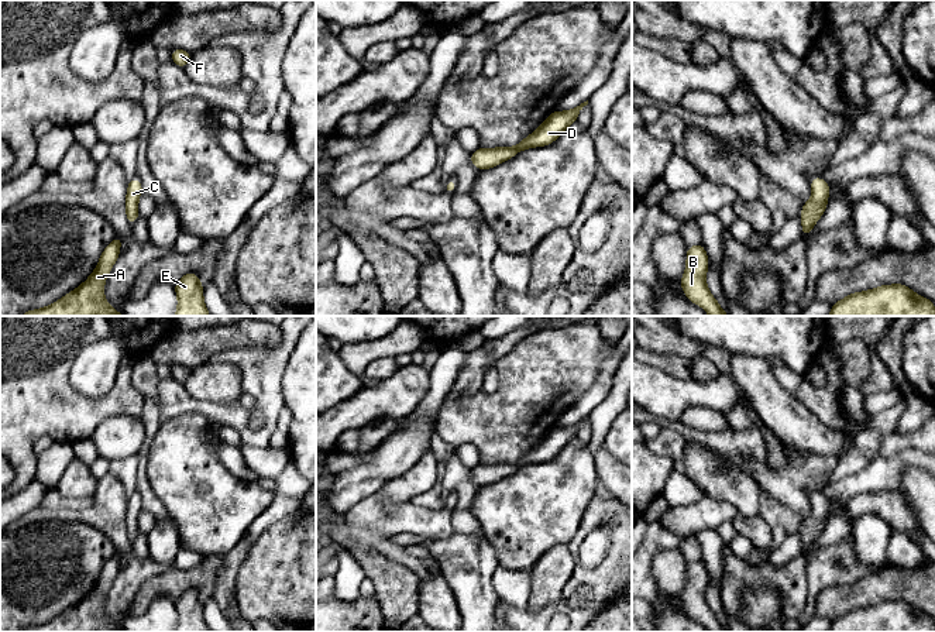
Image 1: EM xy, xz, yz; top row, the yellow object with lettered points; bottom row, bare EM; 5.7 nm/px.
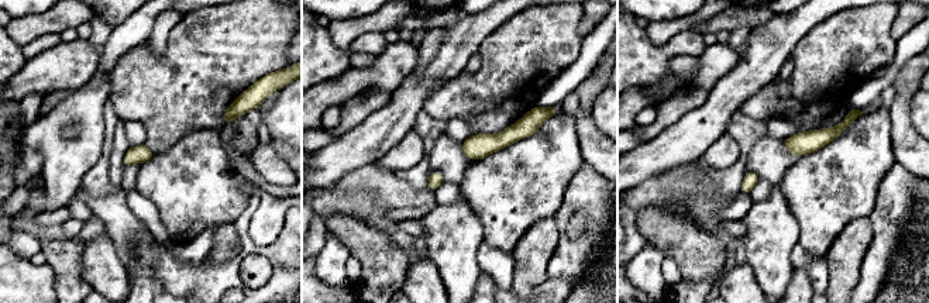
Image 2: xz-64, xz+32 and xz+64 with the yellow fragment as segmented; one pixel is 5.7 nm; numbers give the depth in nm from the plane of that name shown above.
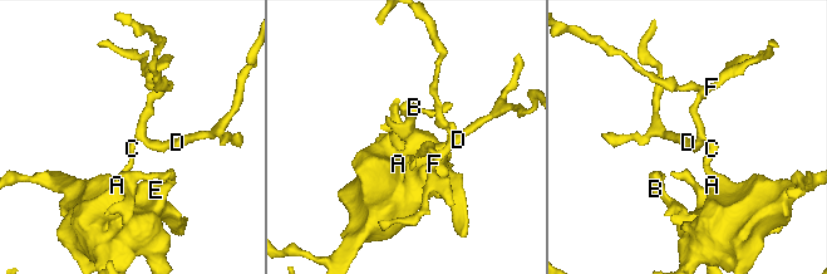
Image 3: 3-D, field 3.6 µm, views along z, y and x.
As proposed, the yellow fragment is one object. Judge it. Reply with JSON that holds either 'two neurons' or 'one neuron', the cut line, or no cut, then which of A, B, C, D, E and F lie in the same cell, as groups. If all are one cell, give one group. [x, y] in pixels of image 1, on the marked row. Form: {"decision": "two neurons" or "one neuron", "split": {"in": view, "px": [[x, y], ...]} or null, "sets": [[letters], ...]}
{"decision": "one neuron", "split": null, "sets": [["A", "B", "C", "D", "E", "F"]]}

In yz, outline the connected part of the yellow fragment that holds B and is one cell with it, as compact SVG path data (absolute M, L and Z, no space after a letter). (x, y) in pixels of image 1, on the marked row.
M702 244L688 247L685 272L681 278L681 288L685 296L704 308L709 316L729 316L711 295L705 279L708 269L708 257Z

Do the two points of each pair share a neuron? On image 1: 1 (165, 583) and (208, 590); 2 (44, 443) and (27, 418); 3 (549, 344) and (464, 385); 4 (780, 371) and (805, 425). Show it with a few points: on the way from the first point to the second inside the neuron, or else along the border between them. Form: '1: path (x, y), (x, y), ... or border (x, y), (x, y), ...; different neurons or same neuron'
1: path (175, 581), (198, 581); same neuron
2: border (54, 440), (41, 436), (33, 450); different neurons
3: border (480, 388), (467, 395), (447, 397); different neurons
4: border (772, 364), (774, 378), (794, 395); different neurons

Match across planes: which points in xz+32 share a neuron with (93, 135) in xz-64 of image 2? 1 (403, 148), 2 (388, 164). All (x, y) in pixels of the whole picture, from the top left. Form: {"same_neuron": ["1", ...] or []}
{"same_neuron": ["1", "2"]}

